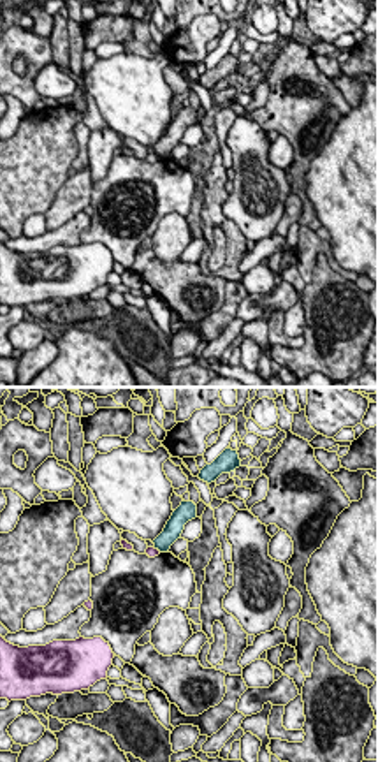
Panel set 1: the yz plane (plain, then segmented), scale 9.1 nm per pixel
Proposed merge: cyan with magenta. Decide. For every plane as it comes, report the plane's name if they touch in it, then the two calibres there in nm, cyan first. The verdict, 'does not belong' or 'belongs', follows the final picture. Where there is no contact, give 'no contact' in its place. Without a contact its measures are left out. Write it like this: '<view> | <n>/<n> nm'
yz | 170/90 nm

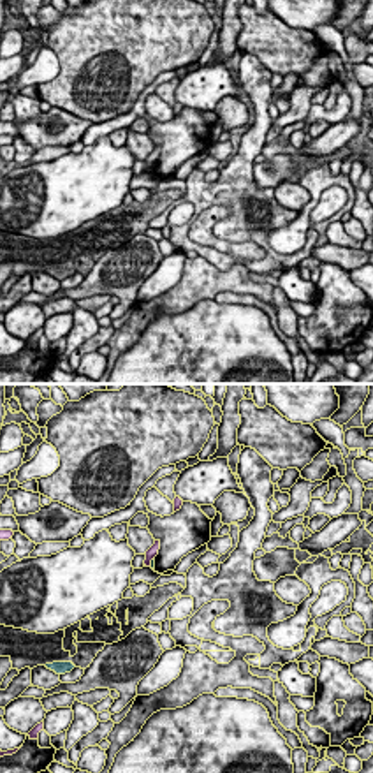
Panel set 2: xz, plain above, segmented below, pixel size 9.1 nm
xz | 30/90 nm

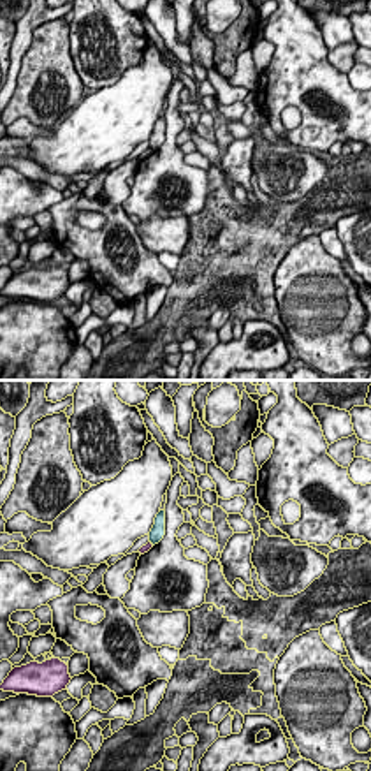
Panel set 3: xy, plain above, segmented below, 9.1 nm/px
xy | 130/70 nm

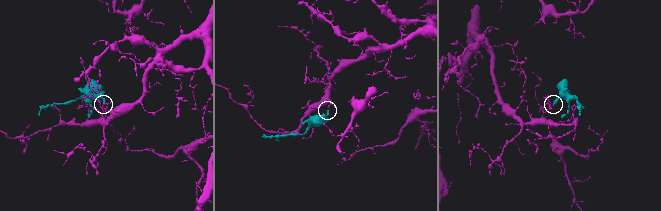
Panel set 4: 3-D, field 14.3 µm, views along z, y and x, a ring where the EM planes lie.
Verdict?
does not belong

